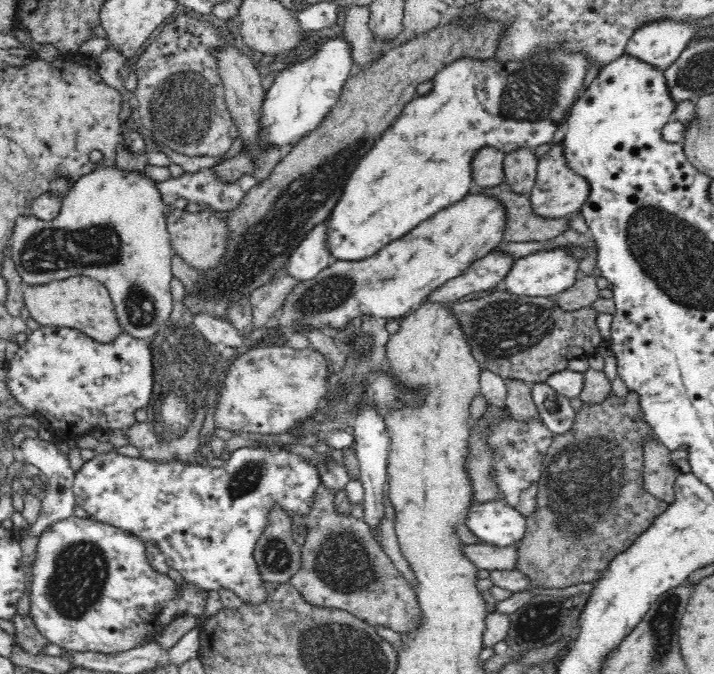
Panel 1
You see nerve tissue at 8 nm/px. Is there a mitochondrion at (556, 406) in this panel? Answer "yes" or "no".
no

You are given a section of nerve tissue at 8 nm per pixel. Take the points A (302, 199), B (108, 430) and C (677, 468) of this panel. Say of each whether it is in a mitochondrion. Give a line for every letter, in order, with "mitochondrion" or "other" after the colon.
A: mitochondrion
B: other
C: other

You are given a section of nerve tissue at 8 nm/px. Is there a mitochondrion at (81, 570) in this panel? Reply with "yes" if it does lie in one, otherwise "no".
yes

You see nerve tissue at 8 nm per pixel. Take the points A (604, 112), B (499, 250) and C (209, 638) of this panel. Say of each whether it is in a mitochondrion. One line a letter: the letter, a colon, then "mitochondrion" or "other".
A: other
B: other
C: other

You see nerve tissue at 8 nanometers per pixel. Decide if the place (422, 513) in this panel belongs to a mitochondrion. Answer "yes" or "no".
no

